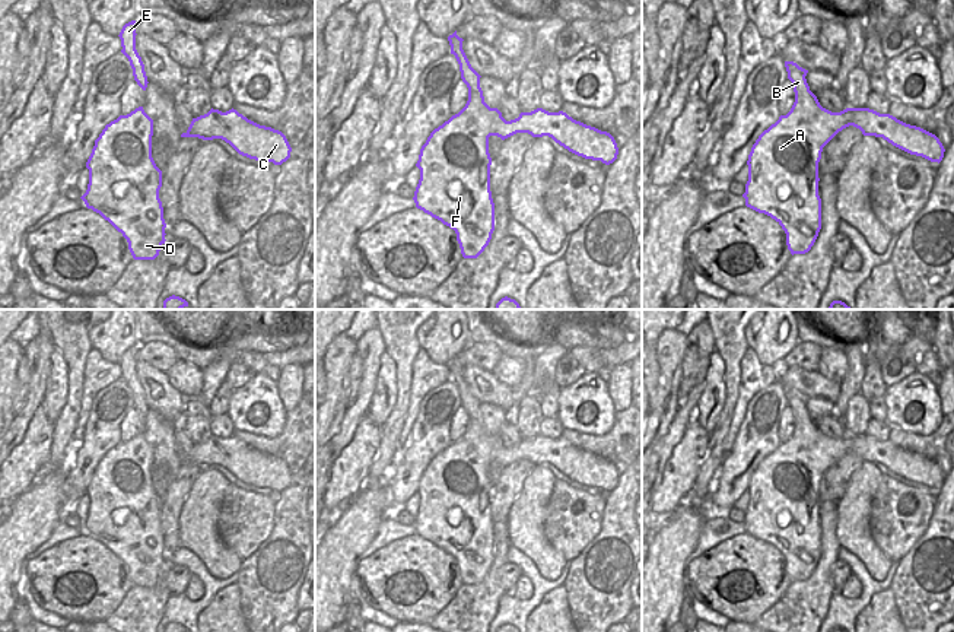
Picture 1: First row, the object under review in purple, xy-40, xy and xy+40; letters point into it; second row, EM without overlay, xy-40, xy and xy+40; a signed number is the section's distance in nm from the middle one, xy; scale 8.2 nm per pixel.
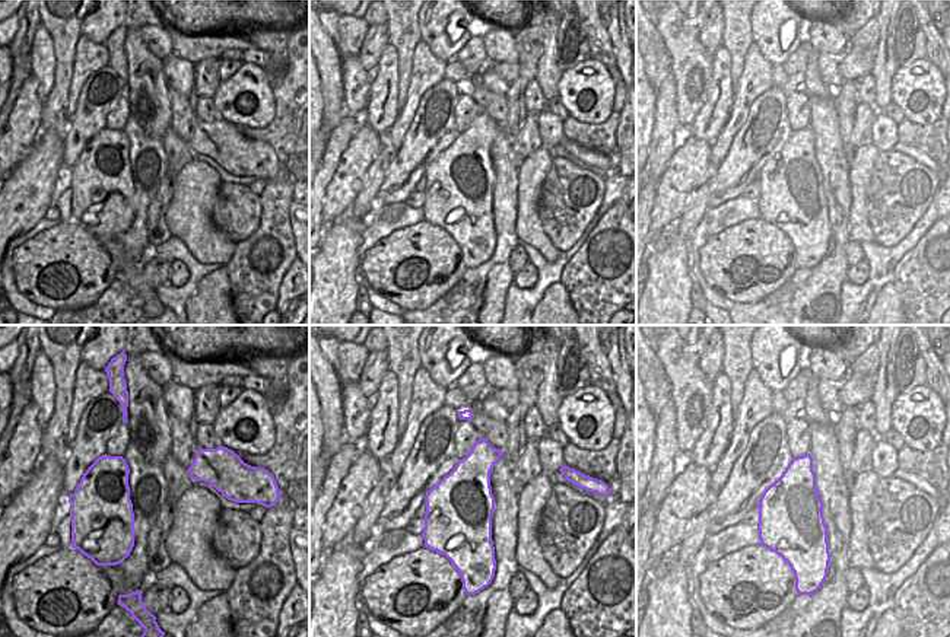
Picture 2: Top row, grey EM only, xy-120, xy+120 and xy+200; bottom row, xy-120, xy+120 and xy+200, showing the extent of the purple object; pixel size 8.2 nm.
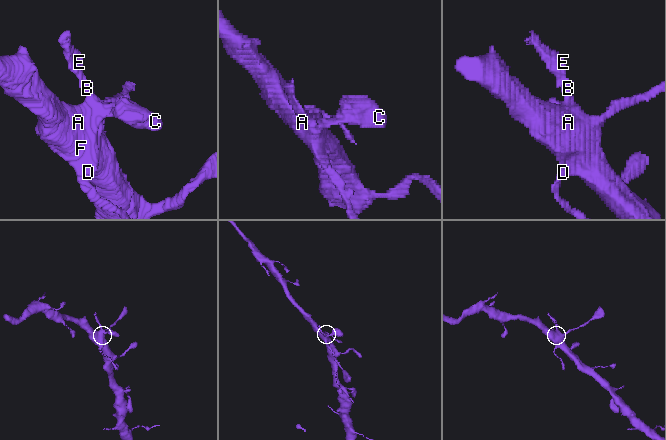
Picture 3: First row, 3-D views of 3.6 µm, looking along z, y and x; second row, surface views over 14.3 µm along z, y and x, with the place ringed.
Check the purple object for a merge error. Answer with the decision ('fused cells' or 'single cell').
single cell

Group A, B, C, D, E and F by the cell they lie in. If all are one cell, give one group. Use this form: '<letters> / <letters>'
A B C D E F

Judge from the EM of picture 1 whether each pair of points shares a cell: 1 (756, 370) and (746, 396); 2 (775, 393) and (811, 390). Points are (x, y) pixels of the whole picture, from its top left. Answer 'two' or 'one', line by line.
1: one
2: two

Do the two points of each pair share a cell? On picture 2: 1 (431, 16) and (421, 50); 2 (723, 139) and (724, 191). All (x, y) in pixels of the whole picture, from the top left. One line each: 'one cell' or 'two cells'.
1: two cells
2: two cells

